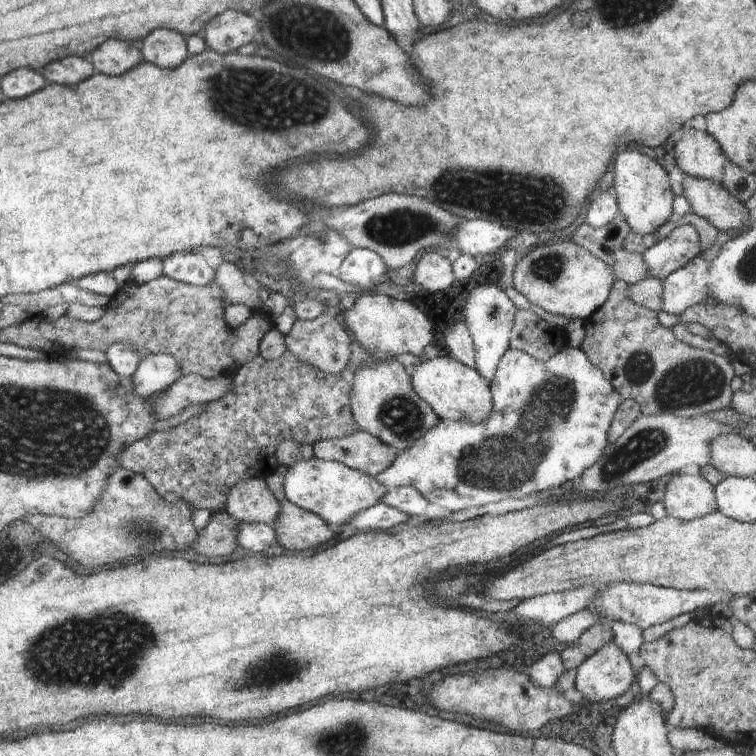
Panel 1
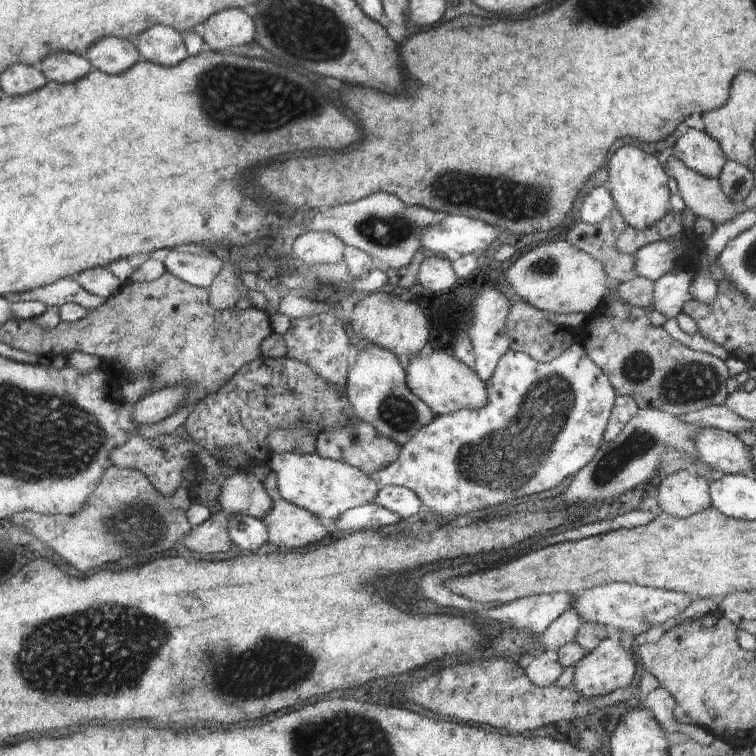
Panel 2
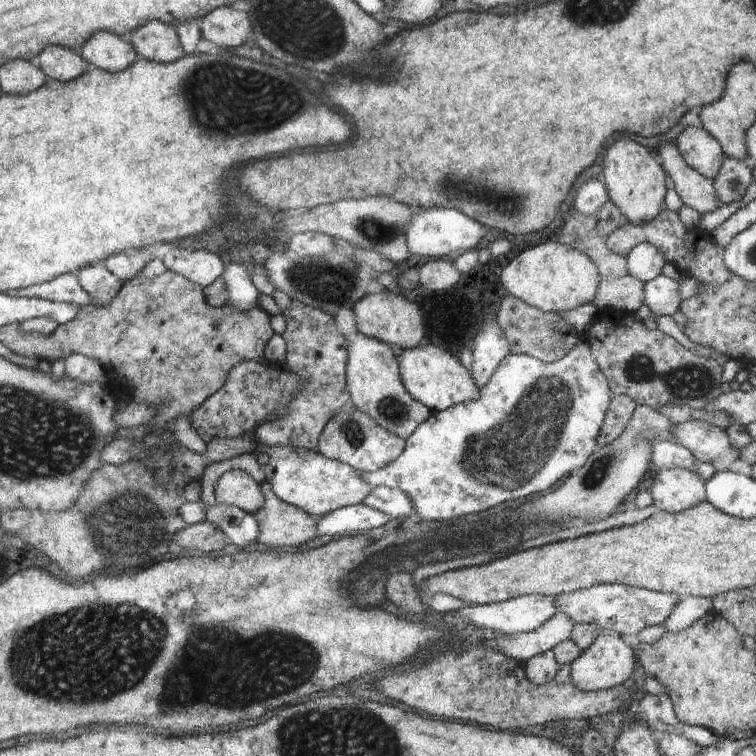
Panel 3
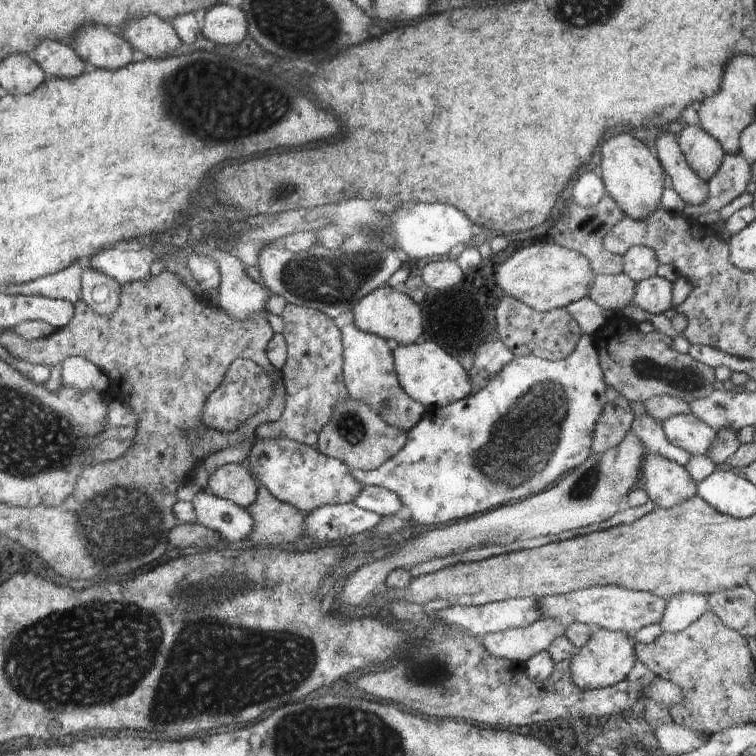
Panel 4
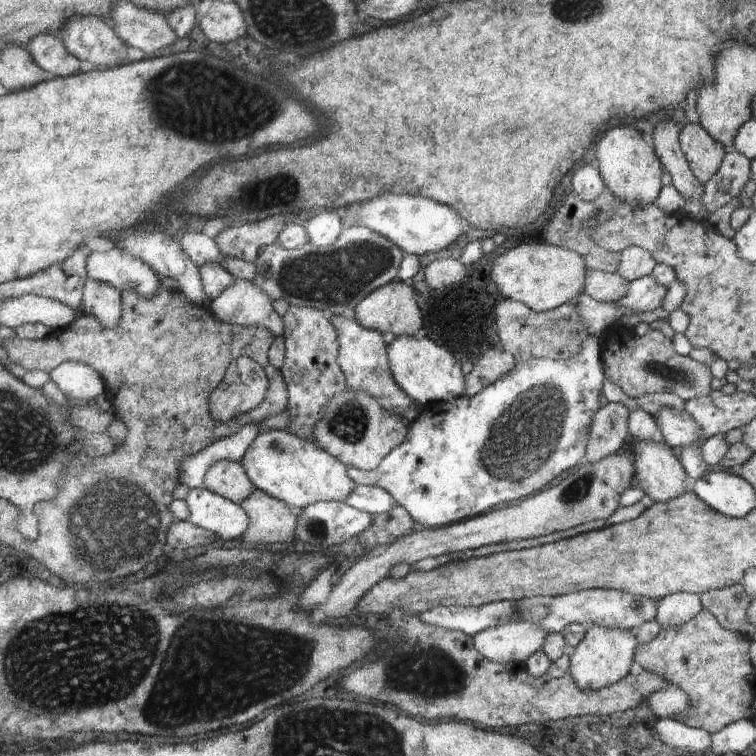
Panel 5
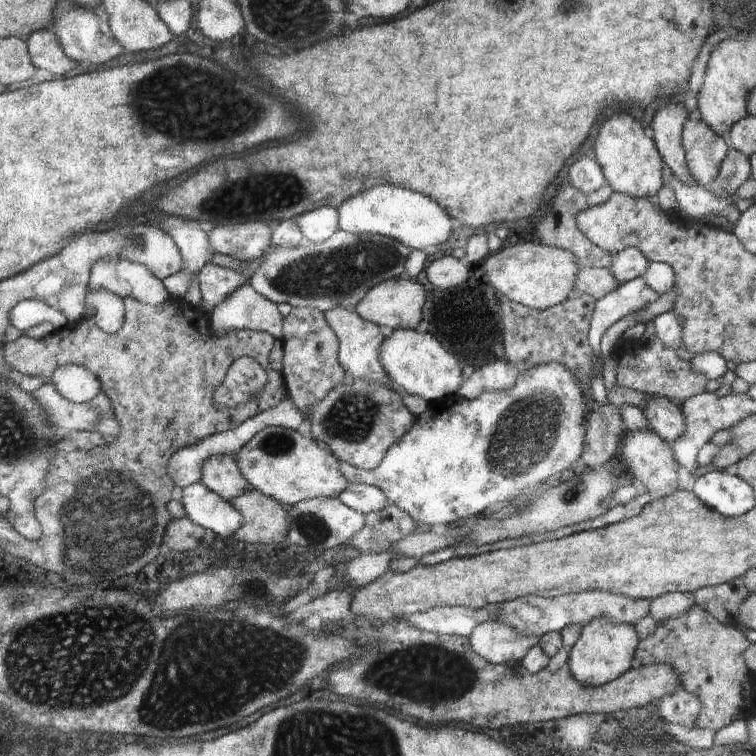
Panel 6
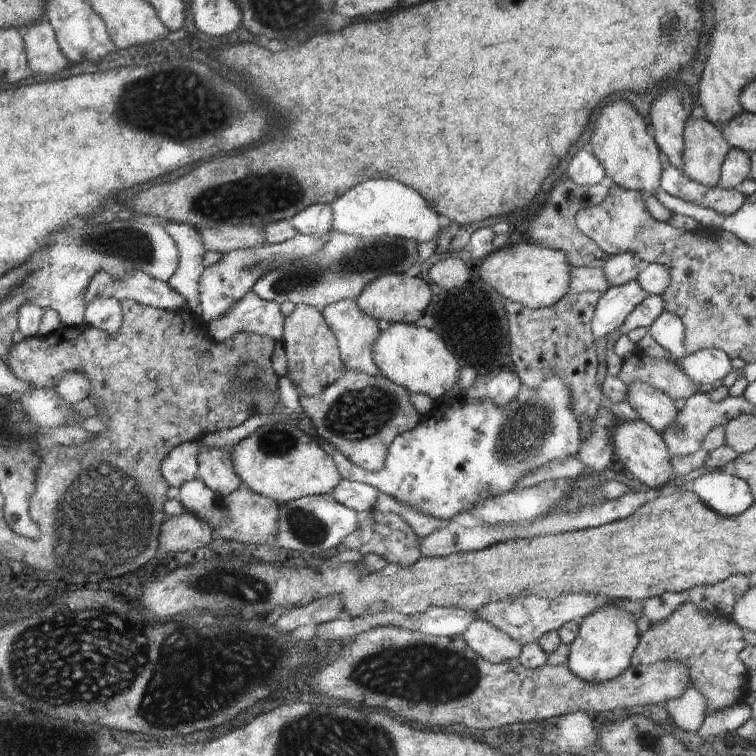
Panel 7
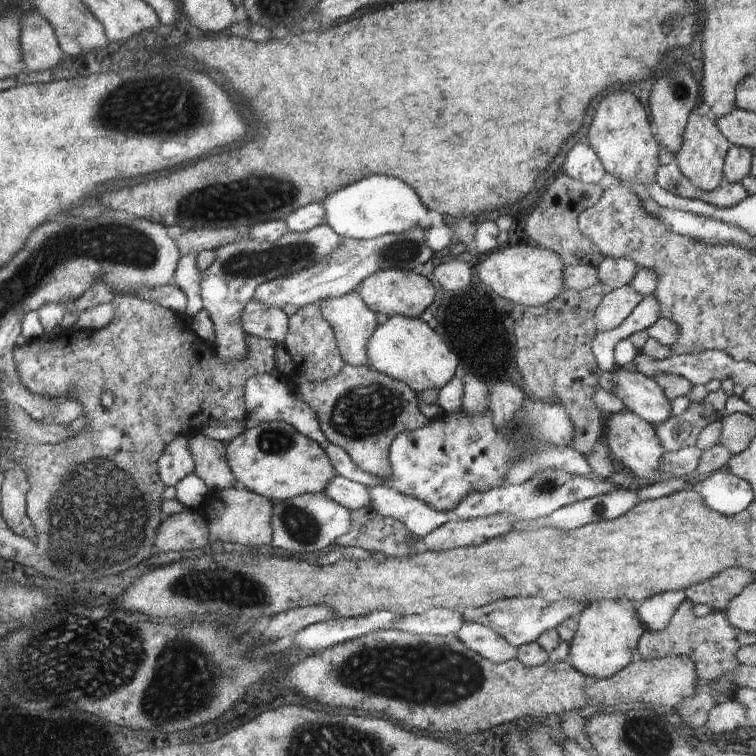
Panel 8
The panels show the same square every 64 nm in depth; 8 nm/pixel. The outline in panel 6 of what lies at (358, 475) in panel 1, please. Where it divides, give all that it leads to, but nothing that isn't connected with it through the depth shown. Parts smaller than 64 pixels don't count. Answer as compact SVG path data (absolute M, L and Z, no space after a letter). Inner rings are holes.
M263 428L240 448L235 460L250 488L278 500L287 508L312 498L338 499L349 483L332 453L326 452L313 438L287 428Z

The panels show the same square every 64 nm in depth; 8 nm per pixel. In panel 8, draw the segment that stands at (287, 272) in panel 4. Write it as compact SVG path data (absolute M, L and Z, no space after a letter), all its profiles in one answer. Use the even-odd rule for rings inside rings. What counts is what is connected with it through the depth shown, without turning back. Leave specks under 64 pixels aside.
M412 228L404 234L389 234L375 239L356 240L352 238L342 238L342 246L336 248L326 260L312 264L310 268L296 272L292 276L284 278L274 278L270 282L264 282L256 288L253 299L262 302L264 306L276 306L281 308L286 304L302 307L304 305L320 304L320 300L328 298L340 298L350 292L356 292L360 284L372 274L380 270L398 270L411 271L419 264L425 264L433 258L432 252L426 246L427 232L424 228Z

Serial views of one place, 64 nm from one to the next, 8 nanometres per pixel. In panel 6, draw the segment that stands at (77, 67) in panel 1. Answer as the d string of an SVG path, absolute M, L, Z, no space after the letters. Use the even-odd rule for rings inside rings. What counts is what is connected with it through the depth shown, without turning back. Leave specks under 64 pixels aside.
M38 30L38 32L32 32L32 34L28 36L28 40L25 41L32 64L34 64L44 76L48 76L48 74L50 74L50 76L52 76L52 74L54 74L54 76L64 76L66 72L74 72L76 66L80 68L76 61L66 56L66 52L64 52L62 46L60 46L58 37L53 30Z

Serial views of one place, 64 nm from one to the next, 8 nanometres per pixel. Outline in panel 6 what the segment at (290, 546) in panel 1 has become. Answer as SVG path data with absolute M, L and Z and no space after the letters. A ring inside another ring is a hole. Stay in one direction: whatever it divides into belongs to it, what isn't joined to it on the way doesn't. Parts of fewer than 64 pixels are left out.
M252 488L229 501L244 516L242 528L234 532L236 541L269 544L271 547L284 544L288 534L286 506Z

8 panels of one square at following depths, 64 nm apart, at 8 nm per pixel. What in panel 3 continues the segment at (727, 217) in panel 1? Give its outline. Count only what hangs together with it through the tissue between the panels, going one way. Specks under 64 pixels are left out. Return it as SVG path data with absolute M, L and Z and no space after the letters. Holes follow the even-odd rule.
M666 142L660 146L658 157L666 173L674 181L674 188L680 196L683 206L694 209L700 215L710 213L724 206L718 202L718 194L714 190L713 180L698 174L690 168L674 142Z

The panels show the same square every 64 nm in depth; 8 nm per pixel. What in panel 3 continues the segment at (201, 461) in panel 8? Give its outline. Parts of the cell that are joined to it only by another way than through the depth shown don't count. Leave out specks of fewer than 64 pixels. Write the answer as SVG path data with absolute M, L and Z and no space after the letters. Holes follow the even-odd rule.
M240 469L222 474L216 482L214 490L218 504L241 508L252 516L264 504L264 496L259 484L249 473Z

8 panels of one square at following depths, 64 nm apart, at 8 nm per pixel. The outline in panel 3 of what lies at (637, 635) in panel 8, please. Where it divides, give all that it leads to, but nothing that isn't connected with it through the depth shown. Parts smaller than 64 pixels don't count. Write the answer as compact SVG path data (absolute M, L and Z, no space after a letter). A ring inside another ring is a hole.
M602 630L600 636L594 640L594 644L588 650L583 650L582 654L572 662L571 680L584 692L608 690L623 685L626 680L632 678L637 664L635 651L622 640L621 635Z

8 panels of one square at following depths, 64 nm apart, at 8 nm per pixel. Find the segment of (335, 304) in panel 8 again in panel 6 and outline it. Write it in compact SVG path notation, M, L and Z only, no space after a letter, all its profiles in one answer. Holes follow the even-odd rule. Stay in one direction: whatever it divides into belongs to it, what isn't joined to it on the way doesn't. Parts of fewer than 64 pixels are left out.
M332 308L332 310L327 310L323 313L330 328L332 328L334 334L338 337L338 362L340 366L342 366L342 370L347 372L348 379L376 382L376 384L382 384L382 386L394 390L396 388L394 382L390 382L388 374L384 372L384 368L382 368L382 364L380 364L380 360L378 360L378 356L380 356L380 346L382 346L382 342L392 334L392 330L362 320L362 318L356 314L356 311L352 312L350 308Z

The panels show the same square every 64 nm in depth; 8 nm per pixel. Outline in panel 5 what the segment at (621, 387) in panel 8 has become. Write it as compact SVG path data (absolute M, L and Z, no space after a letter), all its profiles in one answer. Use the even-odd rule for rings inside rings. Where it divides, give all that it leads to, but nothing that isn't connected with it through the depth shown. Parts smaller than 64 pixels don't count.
M660 408L660 412L653 418L664 436L666 445L671 448L690 446L700 438L700 426L685 410Z

